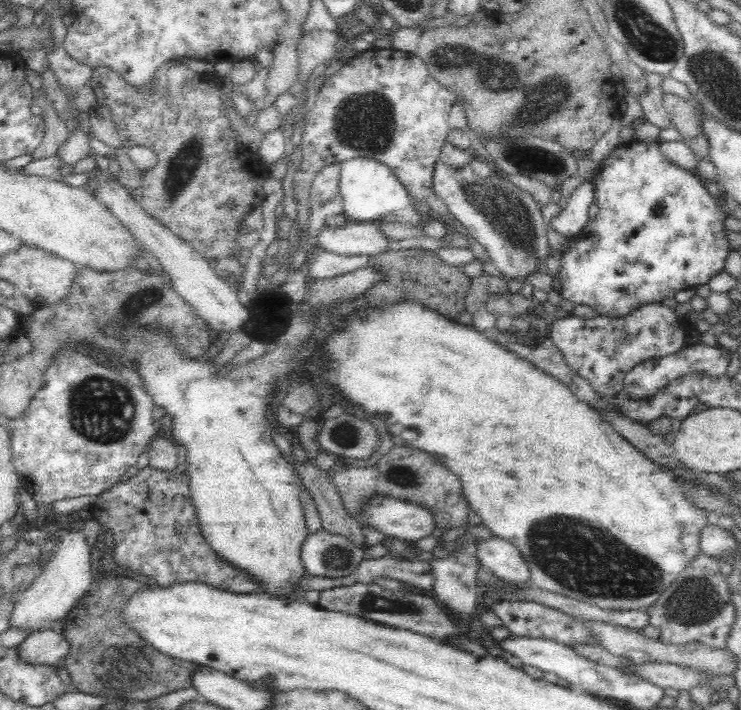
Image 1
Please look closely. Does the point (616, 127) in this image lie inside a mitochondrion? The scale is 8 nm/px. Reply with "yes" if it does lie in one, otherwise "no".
no

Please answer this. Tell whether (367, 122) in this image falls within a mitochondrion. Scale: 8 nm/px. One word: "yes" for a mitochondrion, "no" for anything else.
yes

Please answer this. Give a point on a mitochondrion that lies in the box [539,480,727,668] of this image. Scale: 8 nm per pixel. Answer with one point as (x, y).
(694, 603)

